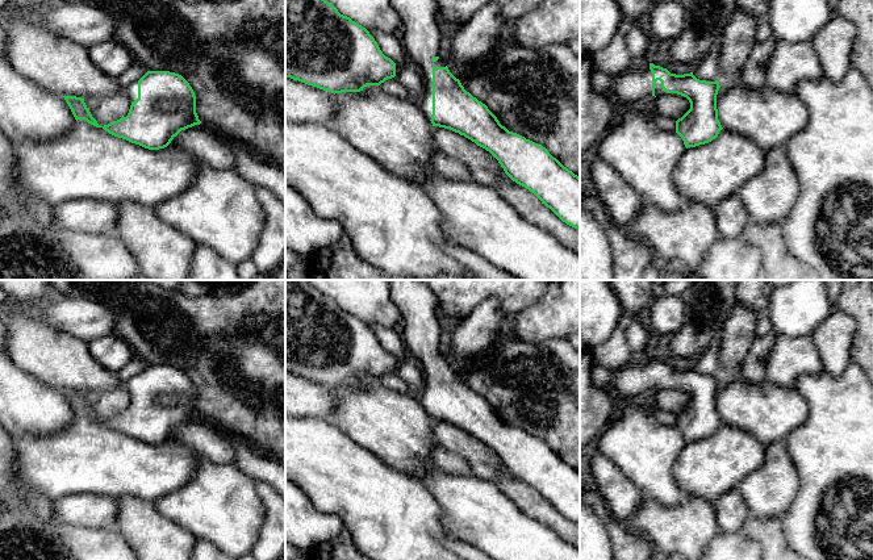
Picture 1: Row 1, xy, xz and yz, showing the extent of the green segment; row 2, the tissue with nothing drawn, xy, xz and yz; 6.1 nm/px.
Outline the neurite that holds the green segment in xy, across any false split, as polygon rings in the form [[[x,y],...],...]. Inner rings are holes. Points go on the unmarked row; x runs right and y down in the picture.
[[[147,365],[126,386],[131,396],[128,410],[104,421],[92,411],[84,393],[63,392],[76,415],[84,414],[149,444],[164,443],[181,425],[201,418],[196,408],[195,386],[179,368]]]

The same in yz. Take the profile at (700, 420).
[[[653,358],[644,365],[628,363],[618,371],[593,365],[592,383],[611,392],[615,398],[635,397],[663,386],[686,392],[690,404],[676,415],[676,427],[686,443],[711,436],[723,423],[717,404],[719,376],[699,375],[693,367],[676,369]]]

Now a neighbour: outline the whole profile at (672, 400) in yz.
[[[665,388],[656,390],[653,410],[664,410],[677,415],[690,404],[686,392],[677,388]]]

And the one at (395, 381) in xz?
[[[397,371],[385,375],[380,379],[381,384],[400,394],[414,398],[414,388],[410,388],[409,384],[397,373]]]

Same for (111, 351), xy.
[[[116,333],[96,338],[88,344],[91,356],[110,372],[118,372],[133,356],[131,347]]]

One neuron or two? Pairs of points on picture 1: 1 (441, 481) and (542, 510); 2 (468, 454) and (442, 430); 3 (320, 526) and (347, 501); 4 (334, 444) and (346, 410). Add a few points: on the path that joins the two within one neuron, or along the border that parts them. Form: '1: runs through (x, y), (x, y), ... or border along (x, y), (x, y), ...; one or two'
1: border along (492, 481), (523, 513), (538, 522); two
2: runs through (462, 447), (448, 437); one
3: border along (306, 496), (318, 510), (334, 514), (345, 529); two
4: border along (330, 418), (364, 447); two

